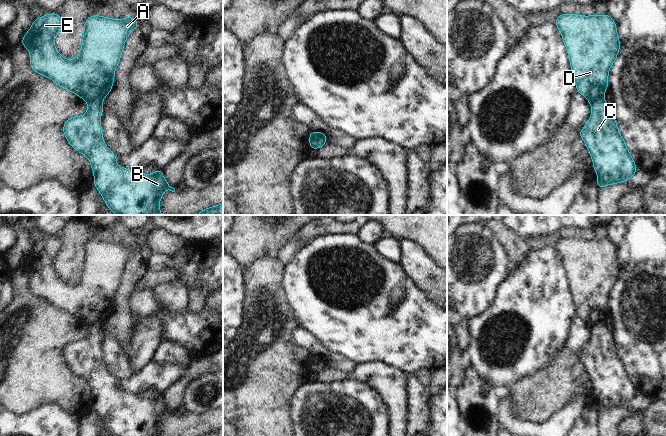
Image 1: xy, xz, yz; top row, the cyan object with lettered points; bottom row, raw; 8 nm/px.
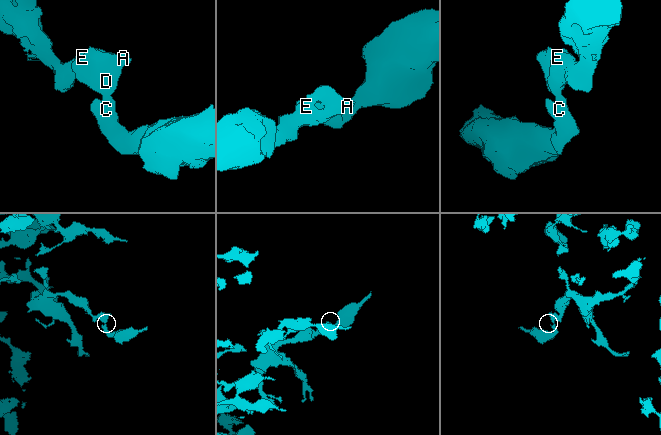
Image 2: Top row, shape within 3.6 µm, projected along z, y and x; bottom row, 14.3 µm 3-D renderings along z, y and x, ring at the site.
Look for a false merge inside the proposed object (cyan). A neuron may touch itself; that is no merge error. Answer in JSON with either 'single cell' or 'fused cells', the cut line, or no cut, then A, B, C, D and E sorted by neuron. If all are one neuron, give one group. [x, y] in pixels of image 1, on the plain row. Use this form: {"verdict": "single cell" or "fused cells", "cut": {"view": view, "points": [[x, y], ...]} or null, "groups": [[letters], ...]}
{"verdict": "fused cells", "cut": {"view": "xz", "points": [[325, 363], [314, 363], [310, 366]]}, "groups": [["A", "D", "E"], ["B", "C"]]}

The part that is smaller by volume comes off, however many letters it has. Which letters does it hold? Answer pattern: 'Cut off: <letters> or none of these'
Cut off: B, C

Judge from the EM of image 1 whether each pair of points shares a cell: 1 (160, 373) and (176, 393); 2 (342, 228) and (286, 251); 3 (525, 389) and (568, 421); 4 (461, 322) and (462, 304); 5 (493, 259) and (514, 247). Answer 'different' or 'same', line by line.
1: different
2: same
3: different
4: different
5: different

